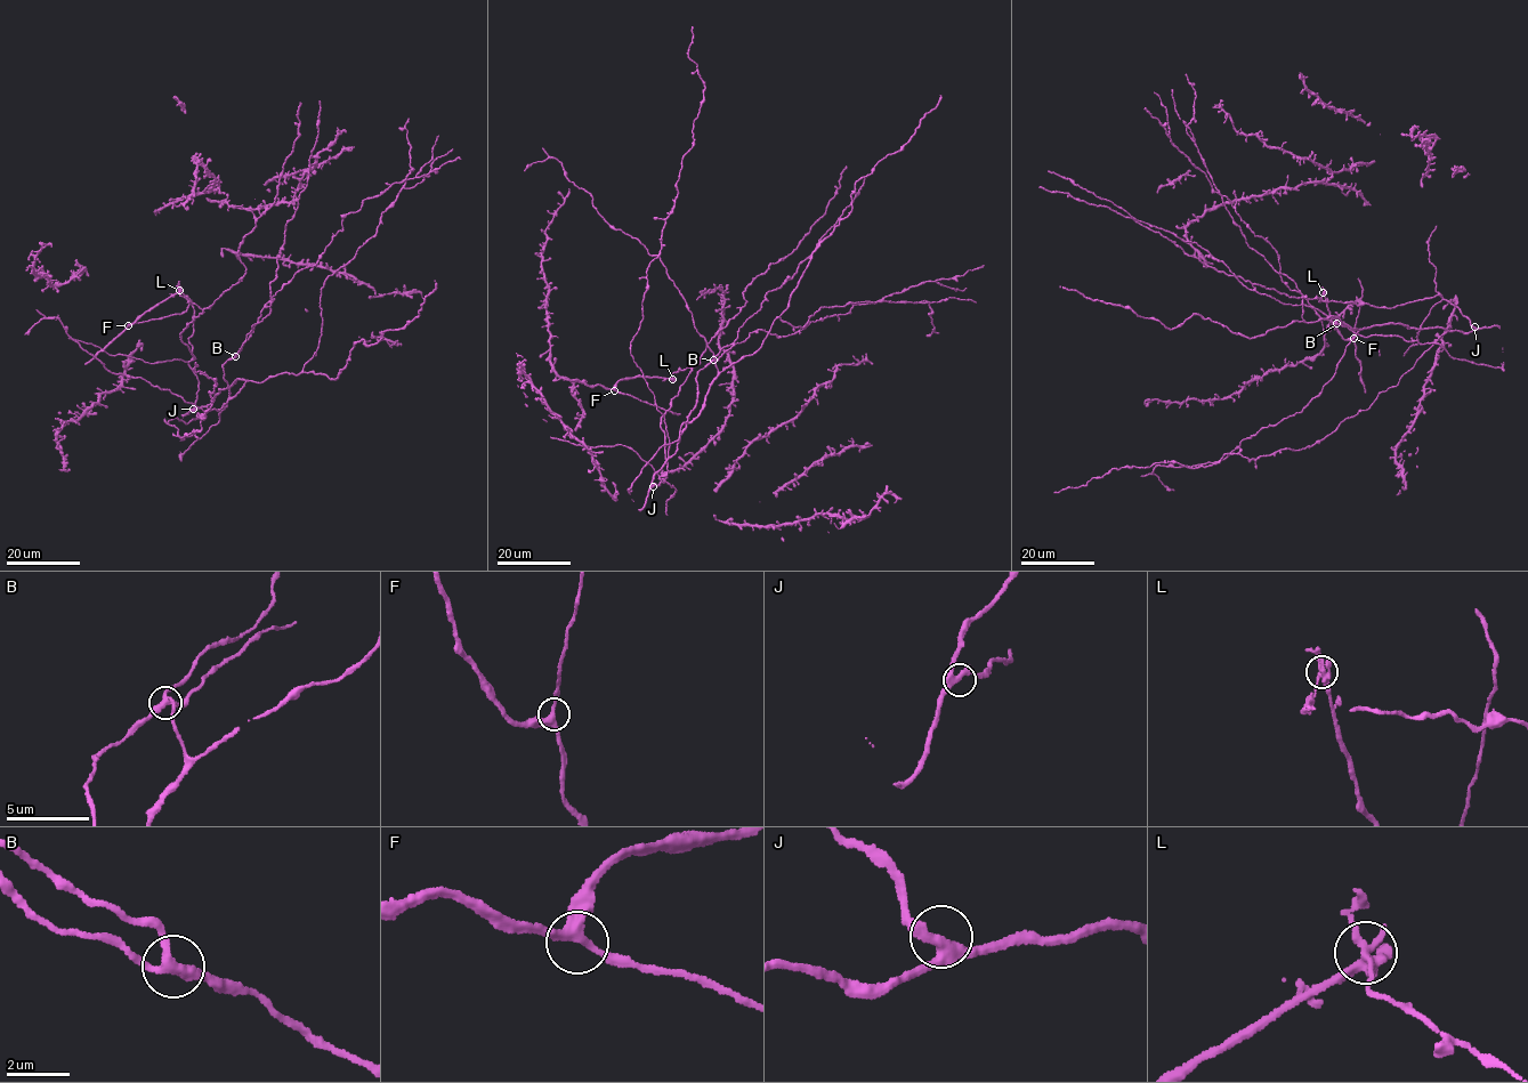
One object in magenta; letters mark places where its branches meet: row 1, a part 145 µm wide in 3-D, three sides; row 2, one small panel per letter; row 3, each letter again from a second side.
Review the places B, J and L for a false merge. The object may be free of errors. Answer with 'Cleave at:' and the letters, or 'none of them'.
Cleave at: L

